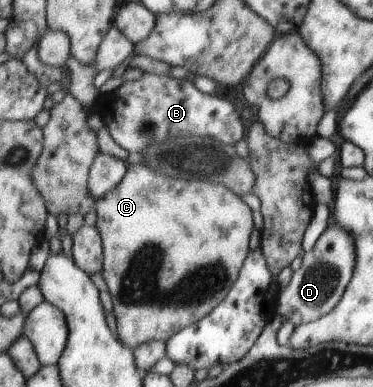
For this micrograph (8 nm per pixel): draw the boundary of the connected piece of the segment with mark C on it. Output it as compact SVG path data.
M143 164L128 165L123 180L106 195L96 200L97 221L95 228L102 238L103 260L102 275L111 294L119 340L132 350L141 343L163 341L166 343L177 331L191 323L199 322L207 316L229 294L237 280L240 268L249 251L249 236L253 230L253 215L249 206L230 188L222 184L201 182L201 180L183 180L169 178L155 172Z

